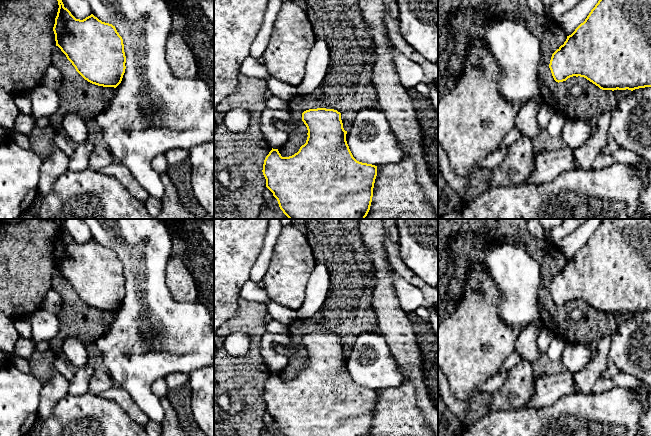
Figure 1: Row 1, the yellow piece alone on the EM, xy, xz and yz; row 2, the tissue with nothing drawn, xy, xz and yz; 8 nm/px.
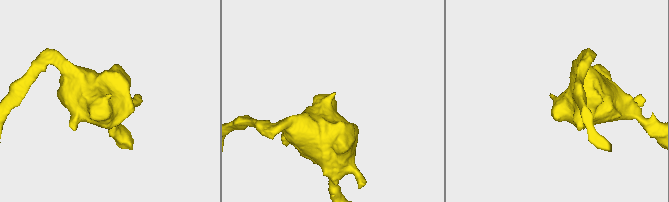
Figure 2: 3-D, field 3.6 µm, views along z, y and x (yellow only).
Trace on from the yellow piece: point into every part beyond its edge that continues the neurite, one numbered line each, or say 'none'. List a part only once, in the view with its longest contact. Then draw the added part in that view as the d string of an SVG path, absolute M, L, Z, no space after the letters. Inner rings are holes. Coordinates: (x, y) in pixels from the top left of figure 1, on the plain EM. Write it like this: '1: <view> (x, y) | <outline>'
none

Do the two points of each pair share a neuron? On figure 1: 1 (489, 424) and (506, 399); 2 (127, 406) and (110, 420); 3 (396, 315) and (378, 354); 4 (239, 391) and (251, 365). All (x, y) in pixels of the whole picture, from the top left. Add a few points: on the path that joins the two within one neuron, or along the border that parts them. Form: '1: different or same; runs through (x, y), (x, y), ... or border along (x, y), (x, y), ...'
1: different; border along (521, 408), (492, 411), (490, 413)
2: different; border along (102, 397), (113, 400), (132, 419), (140, 424)
3: different; border along (377, 330), (383, 337), (395, 361)
4: same; runs through (239, 385), (239, 382), (250, 371)

